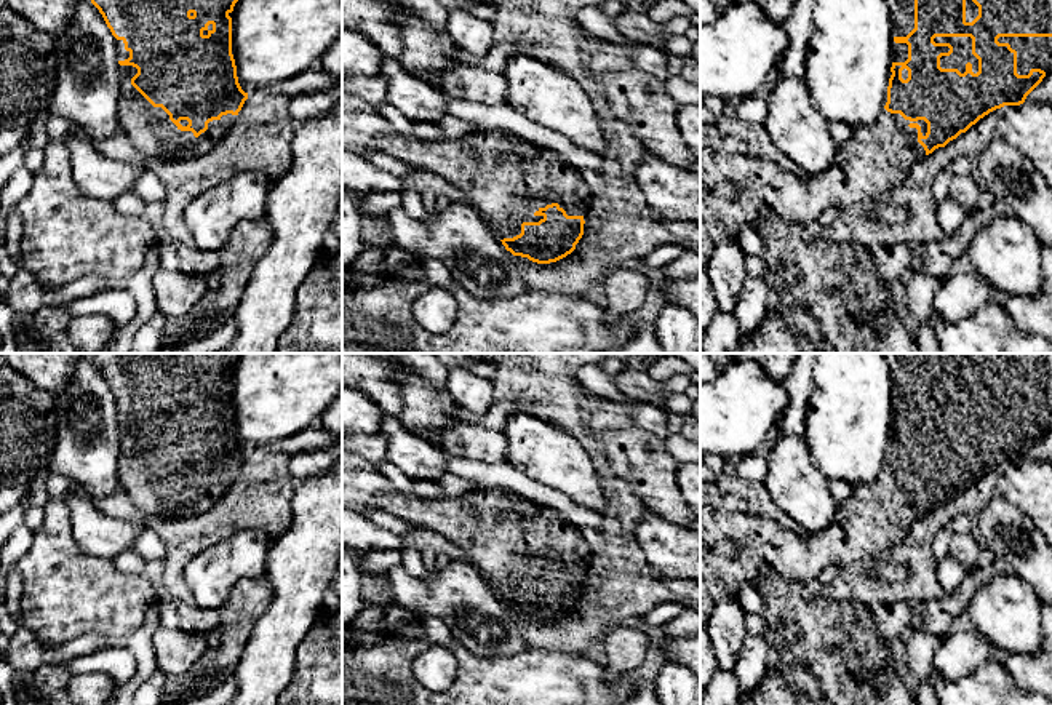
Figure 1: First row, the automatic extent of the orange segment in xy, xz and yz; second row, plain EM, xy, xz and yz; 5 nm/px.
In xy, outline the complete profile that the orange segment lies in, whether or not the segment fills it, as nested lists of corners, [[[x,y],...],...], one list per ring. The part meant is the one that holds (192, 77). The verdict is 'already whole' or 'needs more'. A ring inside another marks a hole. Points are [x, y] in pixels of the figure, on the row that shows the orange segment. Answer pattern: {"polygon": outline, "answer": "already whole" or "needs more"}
{"polygon": [[[91,0],[102,14],[112,35],[118,40],[120,99],[118,123],[142,158],[147,161],[190,161],[211,152],[222,134],[235,123],[248,93],[238,83],[237,66],[232,54],[232,11],[238,0]]], "answer": "needs more"}

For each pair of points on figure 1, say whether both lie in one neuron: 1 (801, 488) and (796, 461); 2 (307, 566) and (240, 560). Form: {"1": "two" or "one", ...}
{"1": "one", "2": "two"}

